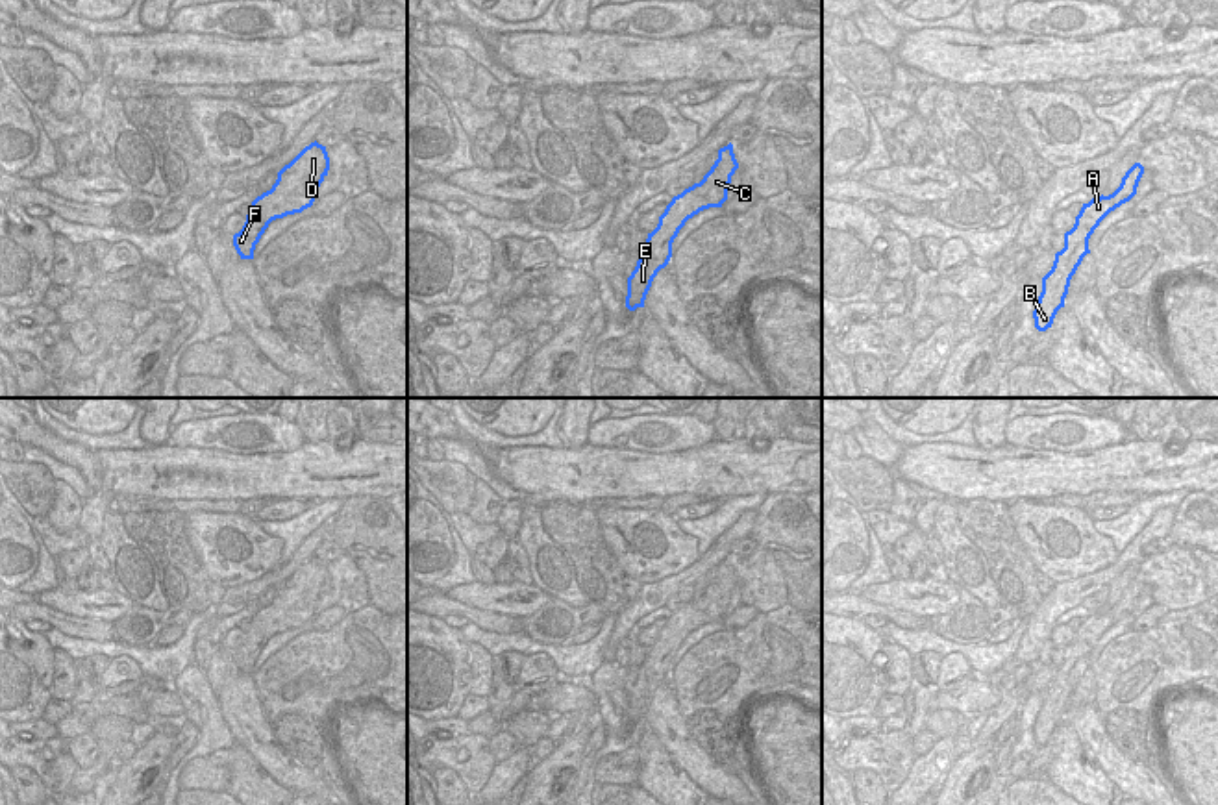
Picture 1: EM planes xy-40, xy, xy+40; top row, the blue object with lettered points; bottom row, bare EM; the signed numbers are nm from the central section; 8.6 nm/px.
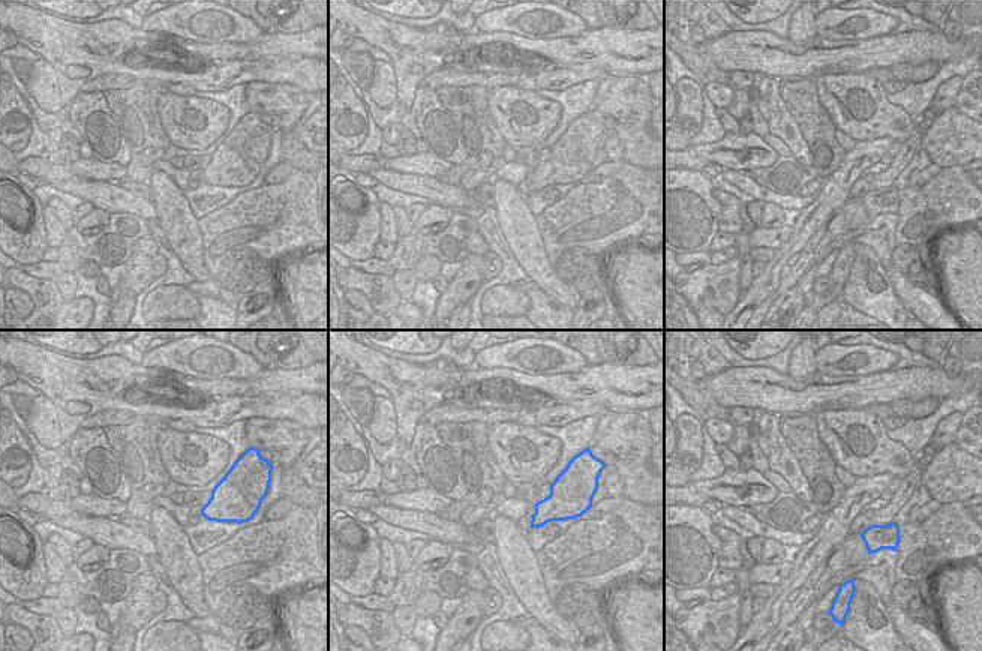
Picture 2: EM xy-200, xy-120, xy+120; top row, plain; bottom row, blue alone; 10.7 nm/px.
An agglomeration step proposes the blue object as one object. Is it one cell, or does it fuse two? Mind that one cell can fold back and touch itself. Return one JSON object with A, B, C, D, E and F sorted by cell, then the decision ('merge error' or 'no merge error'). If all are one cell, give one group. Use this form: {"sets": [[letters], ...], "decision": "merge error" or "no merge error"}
{"sets": [["A", "B", "C", "D", "E", "F"]], "decision": "no merge error"}

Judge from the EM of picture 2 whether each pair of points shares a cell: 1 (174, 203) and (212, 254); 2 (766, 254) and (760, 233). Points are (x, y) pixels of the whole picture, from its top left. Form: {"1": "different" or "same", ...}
{"1": "different", "2": "different"}

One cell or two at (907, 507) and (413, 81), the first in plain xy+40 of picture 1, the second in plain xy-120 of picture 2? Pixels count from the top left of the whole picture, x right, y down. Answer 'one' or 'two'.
two

